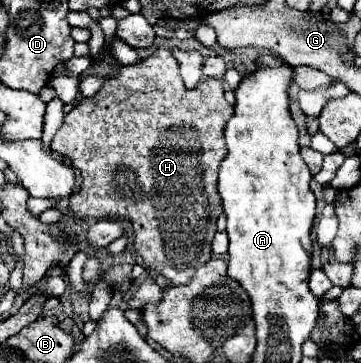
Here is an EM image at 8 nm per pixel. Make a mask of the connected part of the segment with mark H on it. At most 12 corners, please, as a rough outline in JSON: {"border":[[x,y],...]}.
{"border":[[155,48],[53,136],[75,220],[123,218],[143,310],[207,264],[223,84]]}

